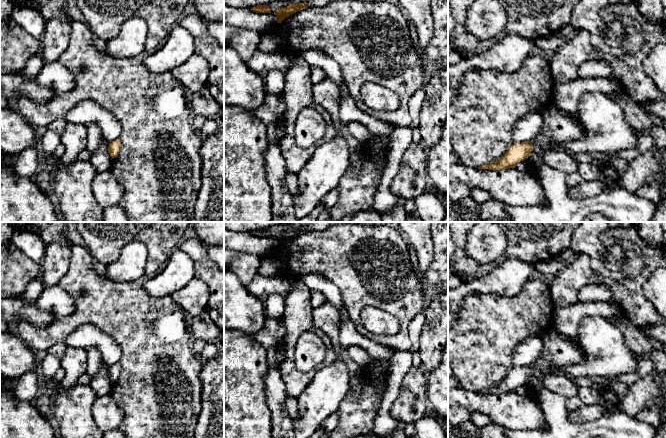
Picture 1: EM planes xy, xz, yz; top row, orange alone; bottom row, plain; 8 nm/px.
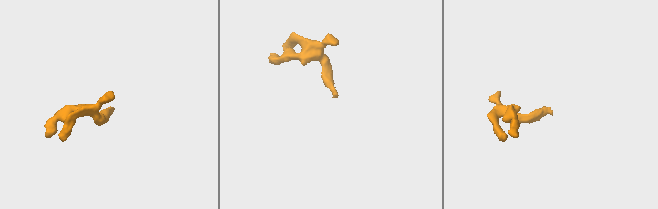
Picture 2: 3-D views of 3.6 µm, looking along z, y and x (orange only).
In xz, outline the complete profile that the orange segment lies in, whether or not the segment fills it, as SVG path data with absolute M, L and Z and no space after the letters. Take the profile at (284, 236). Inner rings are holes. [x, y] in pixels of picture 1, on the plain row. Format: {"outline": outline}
{"outline": "M291 227L289 230L275 235L274 238L278 241L277 247L281 247L286 241L288 241L288 240L290 240L300 234L303 234L303 233L307 233L306 228L304 228L304 227L299 227L299 228Z"}

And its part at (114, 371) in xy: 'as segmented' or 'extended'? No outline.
as segmented

